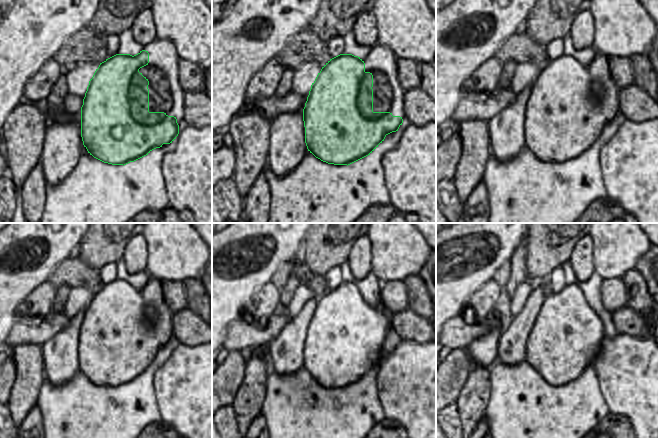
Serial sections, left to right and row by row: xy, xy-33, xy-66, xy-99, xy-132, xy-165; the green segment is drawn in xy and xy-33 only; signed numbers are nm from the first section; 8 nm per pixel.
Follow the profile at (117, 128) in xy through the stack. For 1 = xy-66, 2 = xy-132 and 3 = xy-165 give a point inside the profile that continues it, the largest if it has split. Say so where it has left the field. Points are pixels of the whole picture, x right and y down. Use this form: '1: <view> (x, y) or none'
1: xy-66 (562, 124)
2: xy-132 (346, 333)
3: xy-165 (567, 330)

